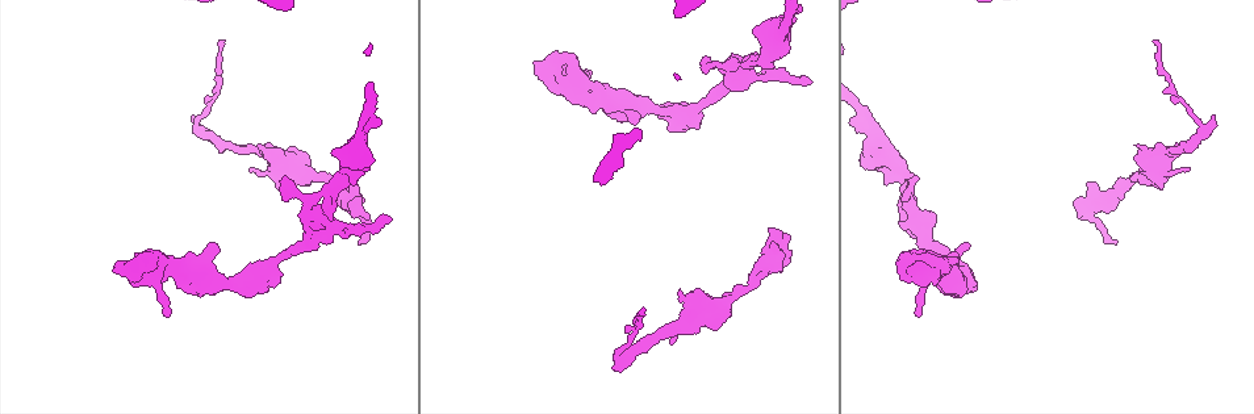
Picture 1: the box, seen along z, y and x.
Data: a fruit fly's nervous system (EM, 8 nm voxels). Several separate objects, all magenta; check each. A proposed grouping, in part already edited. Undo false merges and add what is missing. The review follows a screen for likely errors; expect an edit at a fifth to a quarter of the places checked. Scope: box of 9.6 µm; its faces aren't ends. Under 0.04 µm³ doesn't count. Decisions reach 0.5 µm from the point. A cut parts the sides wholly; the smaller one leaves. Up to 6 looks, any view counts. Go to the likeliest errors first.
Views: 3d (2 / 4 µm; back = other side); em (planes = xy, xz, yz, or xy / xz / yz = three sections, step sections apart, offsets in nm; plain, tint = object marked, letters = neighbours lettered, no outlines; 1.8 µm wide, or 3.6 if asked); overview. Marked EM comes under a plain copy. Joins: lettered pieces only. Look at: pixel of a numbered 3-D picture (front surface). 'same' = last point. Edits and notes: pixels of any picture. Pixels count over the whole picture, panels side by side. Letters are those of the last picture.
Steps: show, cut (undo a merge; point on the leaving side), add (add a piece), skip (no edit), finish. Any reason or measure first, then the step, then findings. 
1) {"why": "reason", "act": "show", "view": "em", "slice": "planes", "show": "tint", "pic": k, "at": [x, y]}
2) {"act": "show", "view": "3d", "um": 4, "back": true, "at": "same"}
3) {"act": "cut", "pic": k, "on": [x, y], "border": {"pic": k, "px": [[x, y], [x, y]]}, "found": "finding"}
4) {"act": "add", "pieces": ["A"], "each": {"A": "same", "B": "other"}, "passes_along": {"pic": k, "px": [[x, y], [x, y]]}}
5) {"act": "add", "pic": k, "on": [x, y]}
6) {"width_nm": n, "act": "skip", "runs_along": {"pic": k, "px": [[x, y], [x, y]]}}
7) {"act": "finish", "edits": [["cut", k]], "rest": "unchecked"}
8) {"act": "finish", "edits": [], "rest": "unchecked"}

{"why": "closes a loop", "act": "show", "view": "em", "slice": "planes", "show": "tint", "pic": 1, "at": [137, 270]}

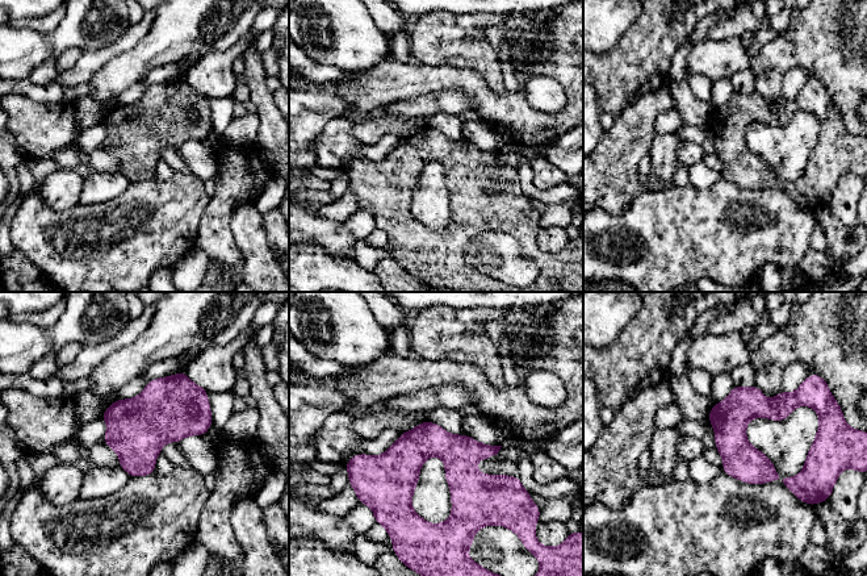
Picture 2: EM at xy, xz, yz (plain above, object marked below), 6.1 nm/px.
{"act": "show", "view": "em", "slice": "planes", "show": "letters", "at": "same"}

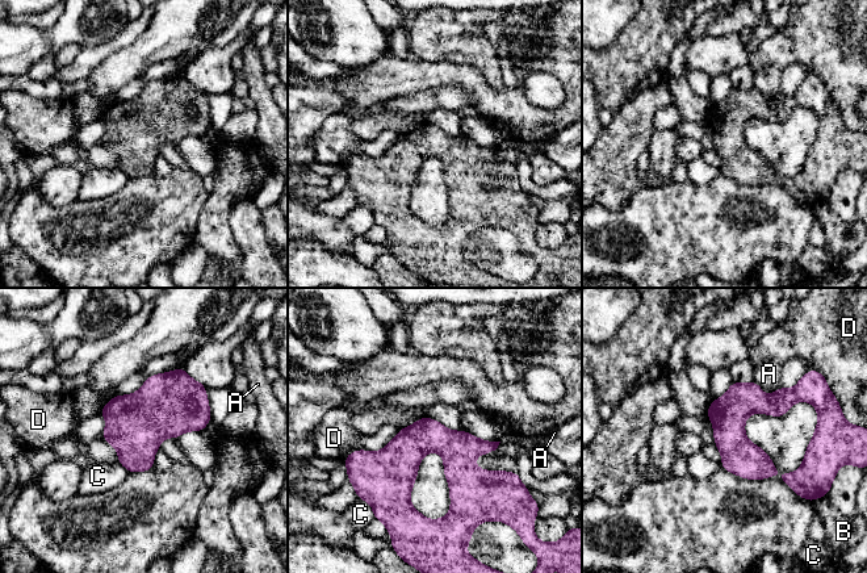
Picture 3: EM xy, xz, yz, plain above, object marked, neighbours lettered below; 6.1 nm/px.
{"act": "skip", "each": {"A": "other", "B": "other", "C": "other", "D": "other"}, "border": {"pic": 3, "px": [[118, 461], [130, 472]]}, "found": "continuous, no second cell"}

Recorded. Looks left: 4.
{"why": "branch stops here", "act": "show", "view": "em", "slice": "planes", "show": "letters", "pic": 1, "at": [389, 217]}

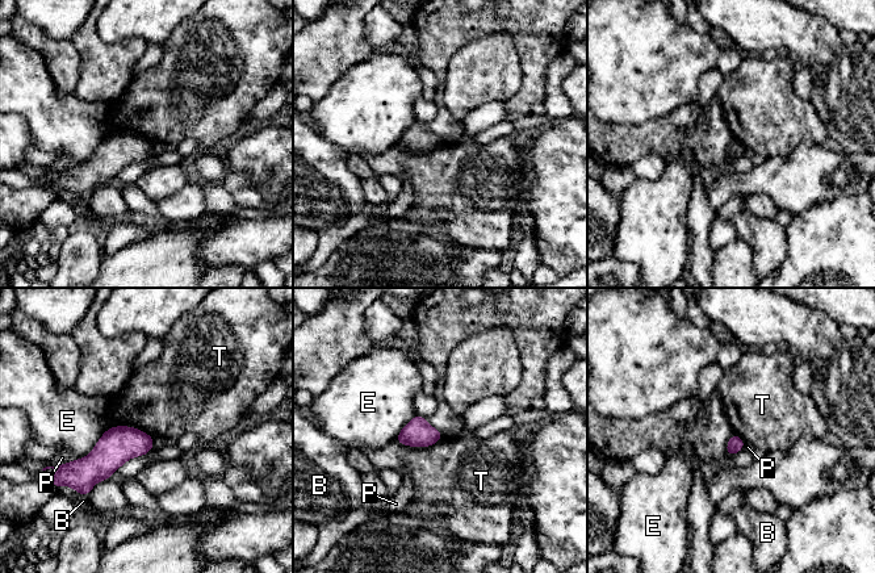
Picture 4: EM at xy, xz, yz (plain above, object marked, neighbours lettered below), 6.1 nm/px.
{"longest_contact_nm": ["T", 320], "act": "skip", "each": {"B": "other", "E": "other", "P": "other", "T": "other"}, "found": "no lettered piece goes on from it"}

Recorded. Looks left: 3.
{"act": "show", "view": "3d", "um": 4, "pic": 1, "at": [358, 243]}

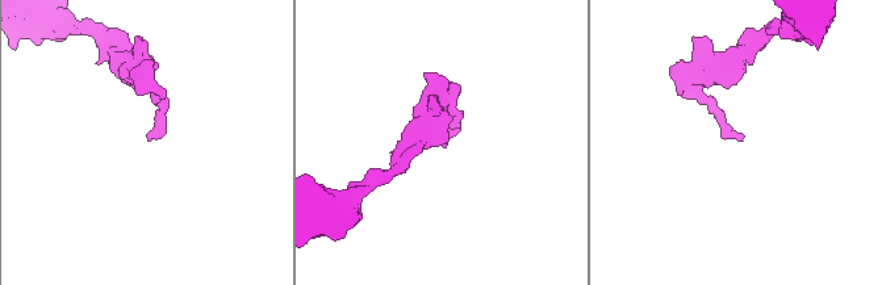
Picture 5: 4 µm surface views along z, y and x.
{"why": "now the EM", "act": "show", "view": "em", "um": 3.6, "slice": "xz", "step": 4, "show": "letters", "pic": 5, "at": [742, 137]}

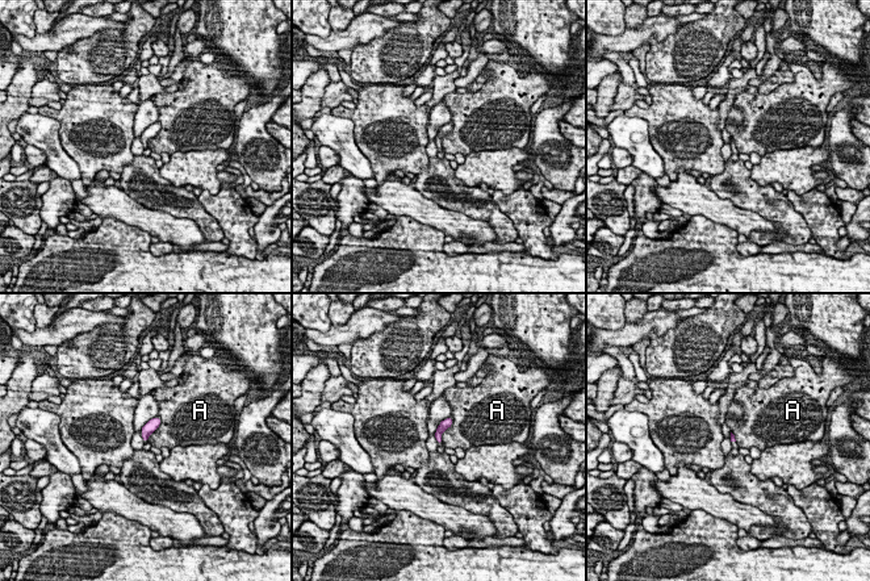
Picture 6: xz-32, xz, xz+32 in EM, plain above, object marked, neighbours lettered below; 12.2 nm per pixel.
{"act": "skip", "each": {"A": "other"}, "border": {"pic": 6, "px": [[451, 417], [440, 442]]}, "found": "no lettered piece goes on from it"}

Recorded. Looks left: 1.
{"act": "finish", "edits": [], "rest": "unchecked"}

